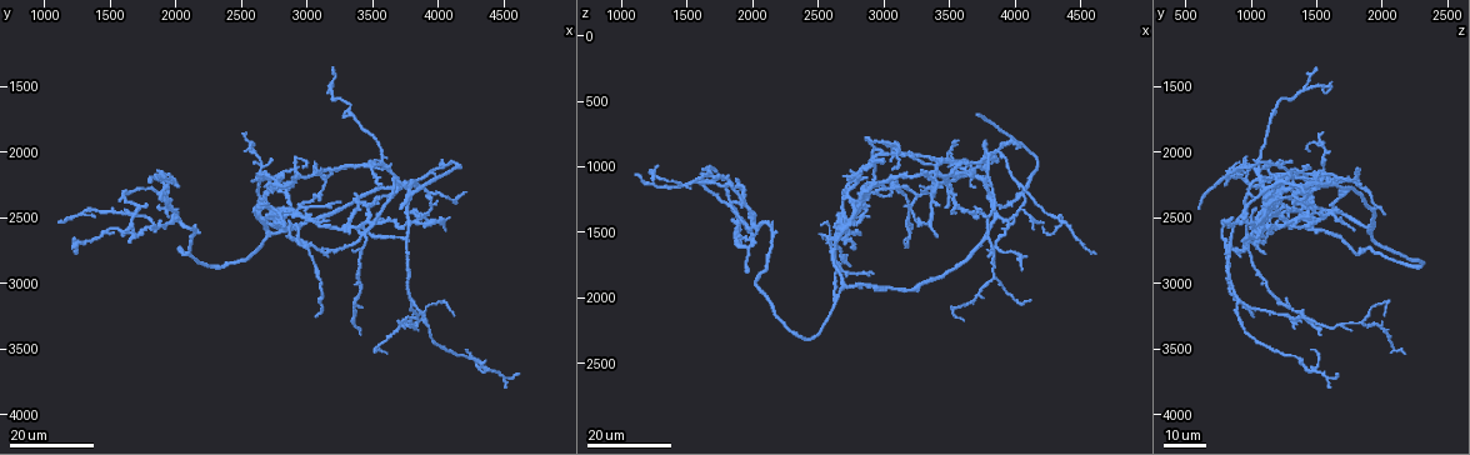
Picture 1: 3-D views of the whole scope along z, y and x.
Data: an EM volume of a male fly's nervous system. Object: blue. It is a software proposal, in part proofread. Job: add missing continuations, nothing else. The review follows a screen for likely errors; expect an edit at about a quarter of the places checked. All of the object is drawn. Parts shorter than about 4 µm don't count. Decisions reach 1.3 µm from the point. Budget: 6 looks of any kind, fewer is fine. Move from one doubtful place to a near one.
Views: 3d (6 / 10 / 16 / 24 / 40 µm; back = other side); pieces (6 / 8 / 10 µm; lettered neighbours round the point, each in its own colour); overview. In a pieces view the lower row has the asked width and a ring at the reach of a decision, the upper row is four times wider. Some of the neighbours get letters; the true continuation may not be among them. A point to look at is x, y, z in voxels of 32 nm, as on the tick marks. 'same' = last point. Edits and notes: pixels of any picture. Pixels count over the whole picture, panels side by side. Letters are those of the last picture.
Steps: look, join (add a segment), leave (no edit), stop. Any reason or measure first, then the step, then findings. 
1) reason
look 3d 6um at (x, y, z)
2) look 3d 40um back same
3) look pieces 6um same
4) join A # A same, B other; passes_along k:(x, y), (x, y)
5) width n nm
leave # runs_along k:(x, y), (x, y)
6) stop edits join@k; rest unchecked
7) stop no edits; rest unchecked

an open end
look 3d 24um at (1120, 2520, 1060)

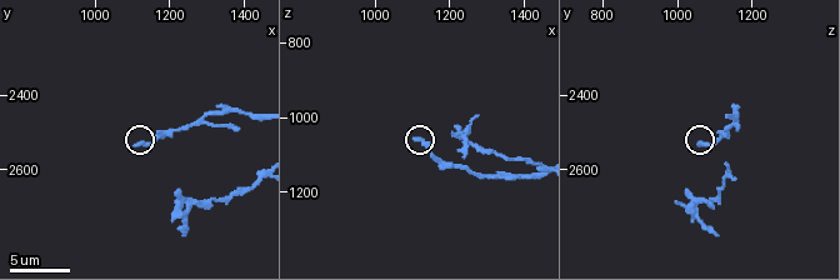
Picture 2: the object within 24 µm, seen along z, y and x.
see the neighbours
look pieces 10um at (1100, 2530, 1050)

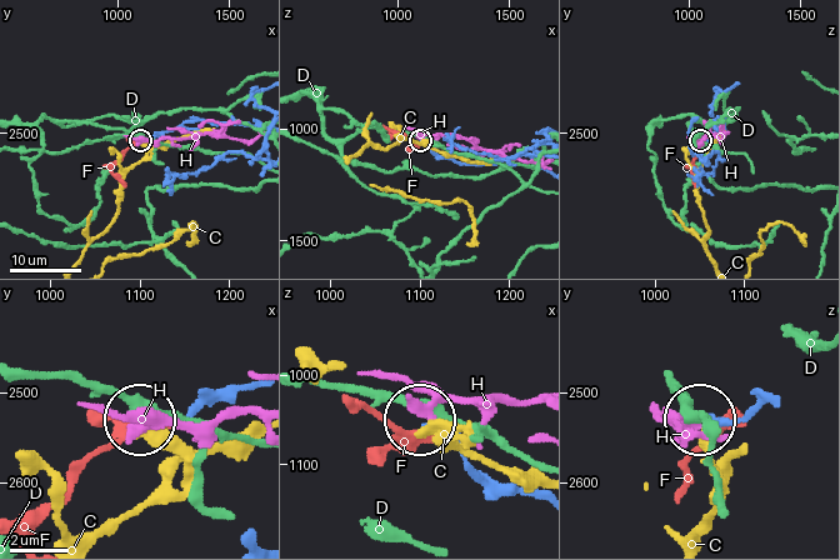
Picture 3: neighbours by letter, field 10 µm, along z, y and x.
leave # C other, D other, F other, H other; none of them fits

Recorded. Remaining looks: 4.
free end
look 3d 24um at (3480, 2060, 1320)

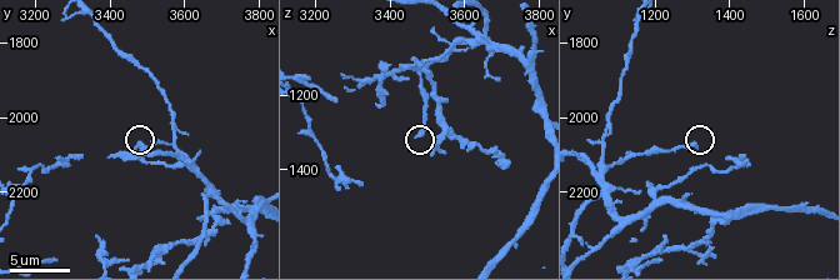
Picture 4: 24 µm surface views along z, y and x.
see the neighbours
look pieces 10um at (3470, 2070, 1300)

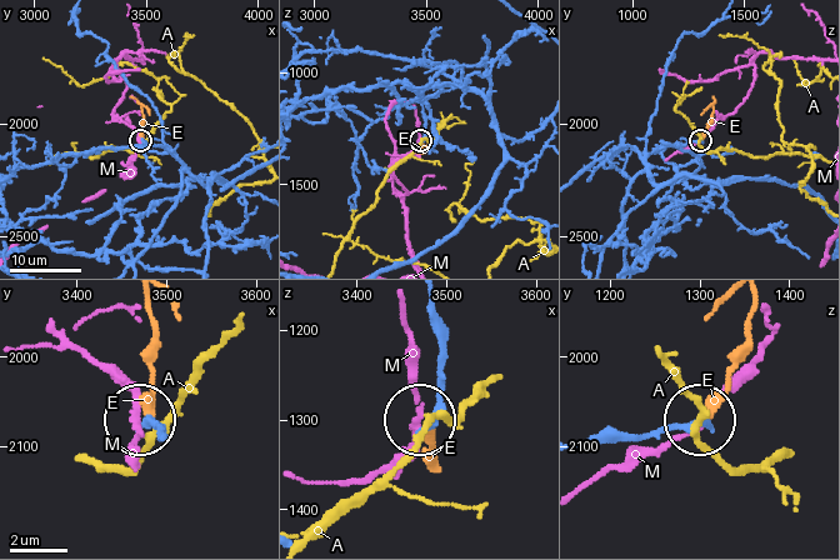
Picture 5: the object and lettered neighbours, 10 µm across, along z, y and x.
join E # A other, E same, M other; passes_along 5:(160, 438), (149, 414), (155, 330), (149, 301); the cell continues

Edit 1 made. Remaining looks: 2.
thin end
look 3d 6um at (3540, 2360, 1360)

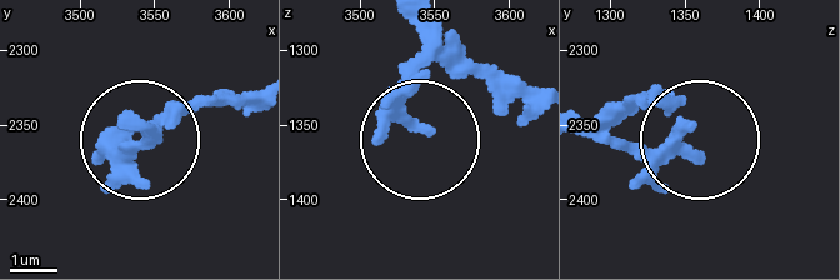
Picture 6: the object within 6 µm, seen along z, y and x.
look pieces 8um at (3546, 2354, 1354)

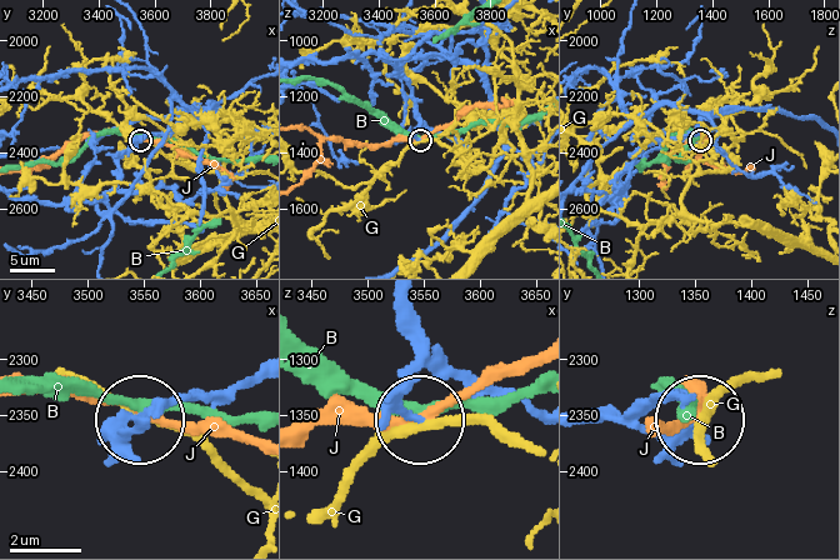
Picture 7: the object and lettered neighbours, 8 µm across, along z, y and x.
leave # B other, G other, J other; no lettered segment goes on from it

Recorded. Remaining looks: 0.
stop edits join@5; rest unchecked

